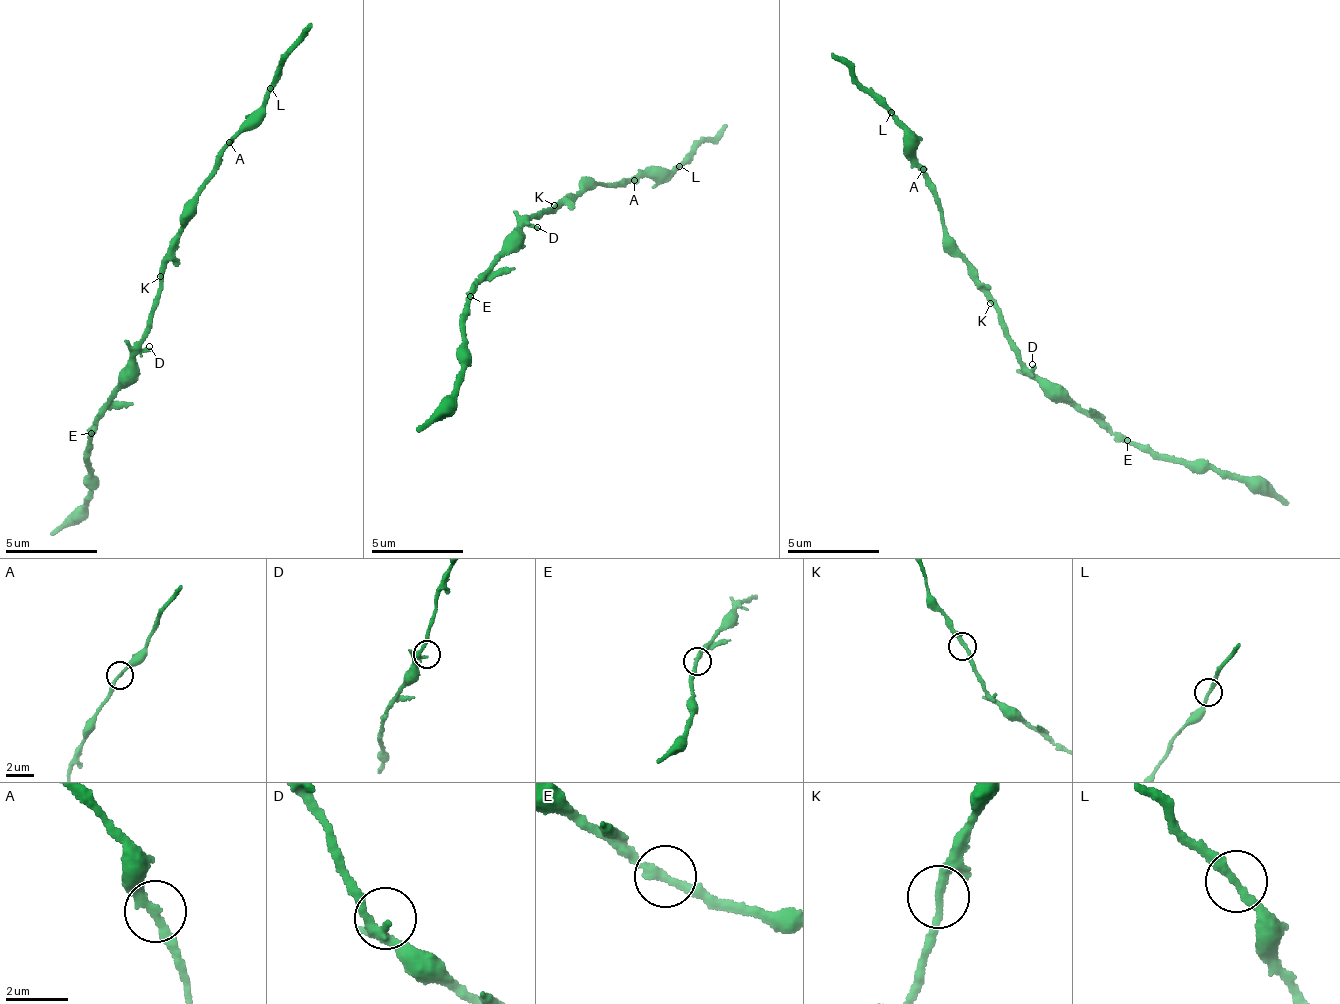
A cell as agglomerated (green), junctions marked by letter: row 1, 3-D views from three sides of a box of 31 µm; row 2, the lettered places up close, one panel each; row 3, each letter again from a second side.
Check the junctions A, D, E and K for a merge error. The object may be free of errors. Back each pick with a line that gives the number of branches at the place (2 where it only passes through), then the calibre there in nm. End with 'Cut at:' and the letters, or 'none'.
Cut at: none

